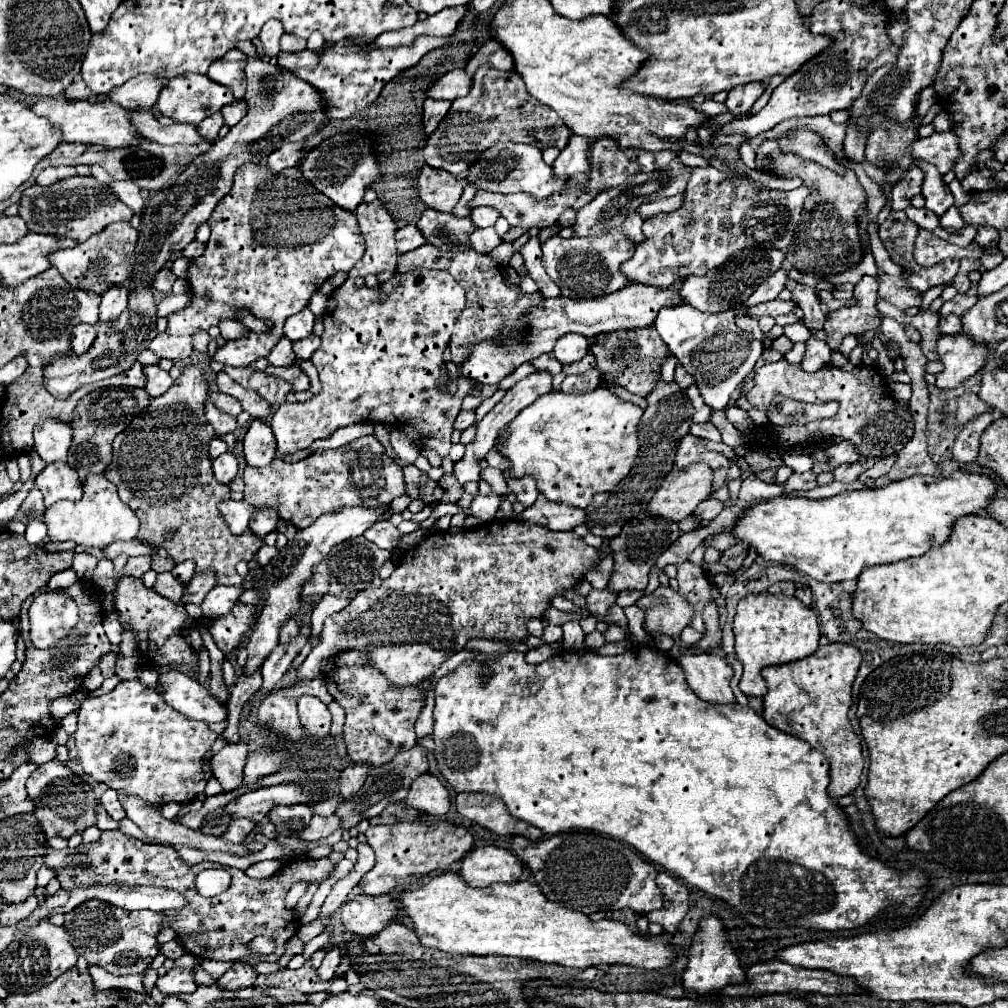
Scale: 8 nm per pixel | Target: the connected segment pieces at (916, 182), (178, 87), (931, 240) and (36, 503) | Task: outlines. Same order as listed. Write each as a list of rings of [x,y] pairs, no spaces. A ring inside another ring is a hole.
[[[912,165],[908,173],[904,173],[898,183],[892,187],[890,199],[892,199],[892,209],[906,209],[910,205],[910,199],[920,193],[924,181],[924,171],[918,165]]]
[[[186,73],[180,75],[176,79],[172,79],[172,83],[168,83],[160,95],[158,101],[154,103],[154,109],[158,109],[164,117],[170,117],[176,123],[190,123],[190,125],[198,125],[202,123],[208,115],[220,111],[224,105],[232,103],[232,91],[228,91],[228,87],[220,87],[218,83],[212,83],[206,75],[200,73]]]
[[[920,229],[916,243],[914,243],[914,259],[918,261],[918,265],[922,267],[934,267],[938,263],[942,263],[944,259],[952,257],[952,259],[980,259],[984,253],[984,247],[976,245],[974,241],[968,247],[956,247],[952,243],[946,243],[944,239],[936,237],[934,233]]]
[[[34,487],[34,489],[28,493],[28,497],[22,501],[20,511],[24,511],[26,515],[34,515],[34,517],[42,517],[42,515],[44,515],[46,507],[44,507],[42,495],[40,495],[40,491],[38,491],[36,487]]]

